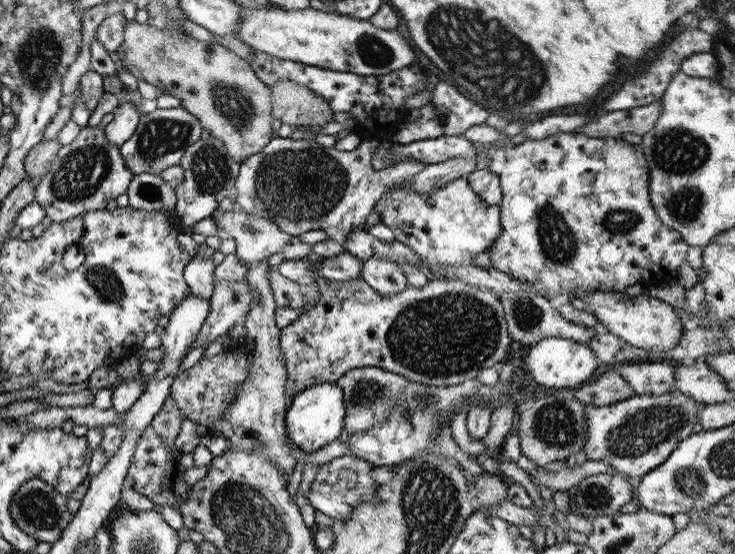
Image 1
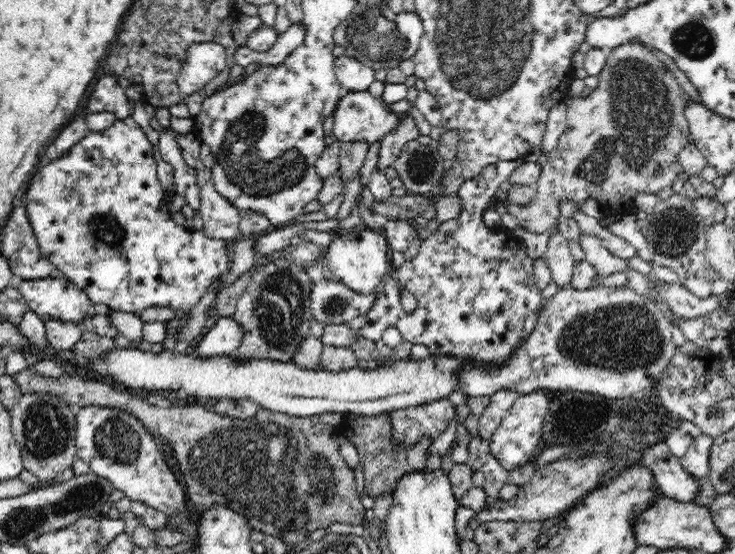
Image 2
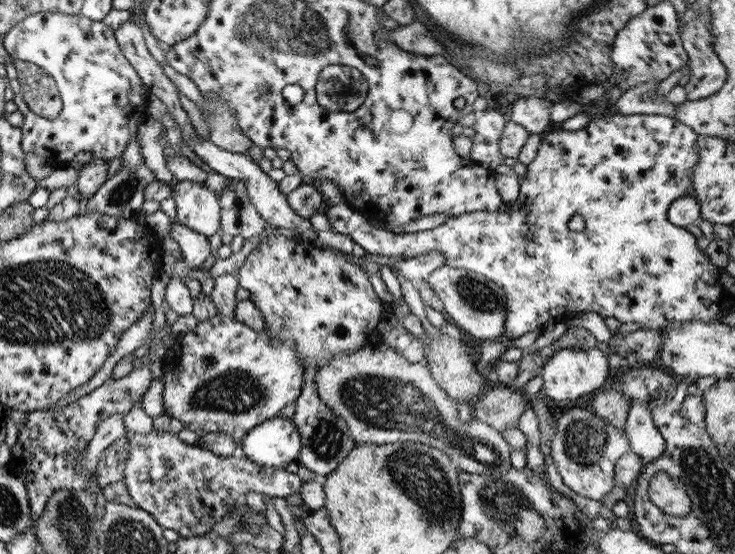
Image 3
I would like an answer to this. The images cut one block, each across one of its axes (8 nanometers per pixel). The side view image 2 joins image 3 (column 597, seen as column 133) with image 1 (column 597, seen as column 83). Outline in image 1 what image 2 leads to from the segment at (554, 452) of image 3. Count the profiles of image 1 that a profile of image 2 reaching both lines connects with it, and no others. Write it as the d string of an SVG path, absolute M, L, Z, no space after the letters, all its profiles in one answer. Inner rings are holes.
M677 390L660 396L633 394L626 400L606 406L585 405L587 442L583 444L584 457L609 463L622 475L640 478L663 464L677 442L691 434L693 424L698 421L698 412L703 408L703 404Z

